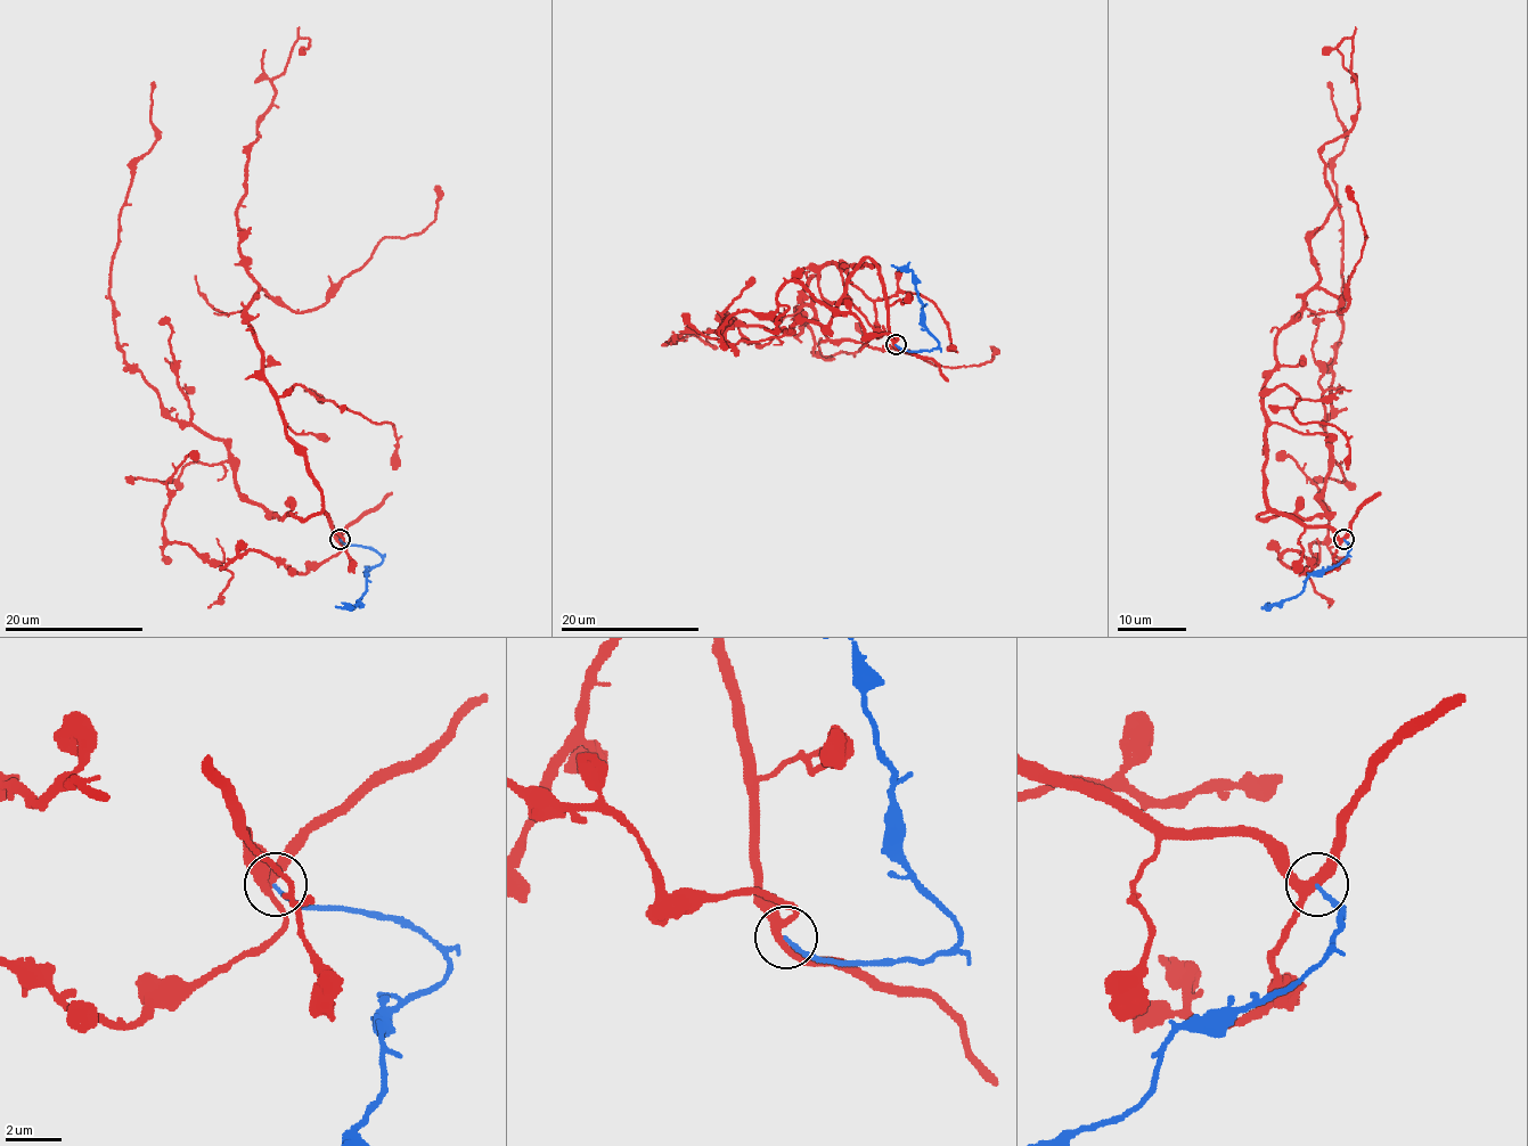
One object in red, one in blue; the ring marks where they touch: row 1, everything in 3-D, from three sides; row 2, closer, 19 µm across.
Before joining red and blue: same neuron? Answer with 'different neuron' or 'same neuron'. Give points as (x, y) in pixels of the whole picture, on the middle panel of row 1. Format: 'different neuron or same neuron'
different neuron

